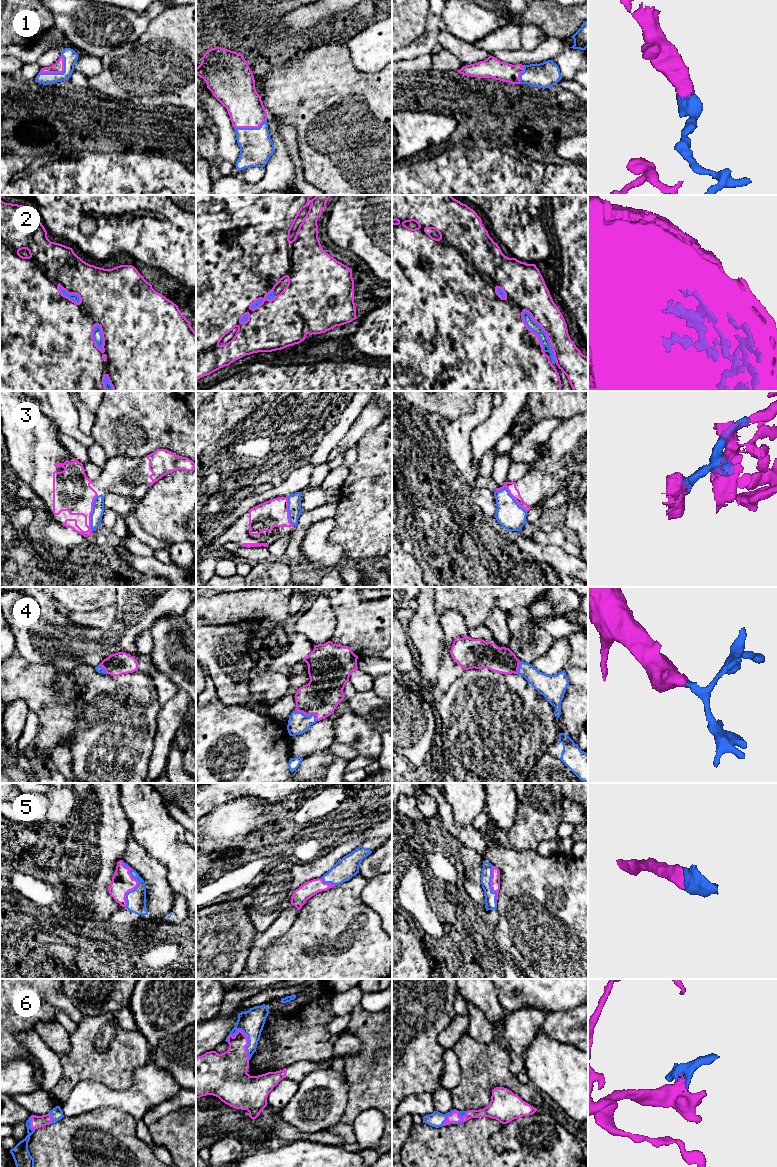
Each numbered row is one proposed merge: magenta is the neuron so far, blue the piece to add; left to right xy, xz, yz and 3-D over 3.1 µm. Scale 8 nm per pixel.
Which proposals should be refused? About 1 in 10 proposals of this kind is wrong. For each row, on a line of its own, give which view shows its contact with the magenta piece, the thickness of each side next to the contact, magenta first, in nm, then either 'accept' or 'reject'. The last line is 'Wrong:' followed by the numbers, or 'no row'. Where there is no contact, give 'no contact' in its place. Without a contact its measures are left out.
1: meets magenta in xy; 90 nm thick on the magenta side, 110 nm on the other; accept
2: meets magenta in yz; 360 nm thick on the magenta side, 70 nm on the other; accept
3: meets magenta in yz; 80 nm thick on the magenta side, 220 nm on the other; accept
4: meets magenta in xz; 300 nm thick on the magenta side, 170 nm on the other; accept
5: meets magenta in xy; 180 nm thick on the magenta side, 160 nm on the other; accept
6: meets magenta in xz; 260 nm thick on the magenta side, 200 nm on the other; accept
Wrong: no row

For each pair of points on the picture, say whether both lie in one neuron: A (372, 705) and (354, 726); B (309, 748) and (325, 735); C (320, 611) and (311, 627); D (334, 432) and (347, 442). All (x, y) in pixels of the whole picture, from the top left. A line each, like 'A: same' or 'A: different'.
A: different
B: same
C: same
D: different

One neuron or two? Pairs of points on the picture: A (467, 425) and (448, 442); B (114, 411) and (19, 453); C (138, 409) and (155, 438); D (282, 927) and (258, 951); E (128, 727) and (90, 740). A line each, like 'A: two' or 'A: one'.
A: one
B: two
C: one
D: one
E: one

